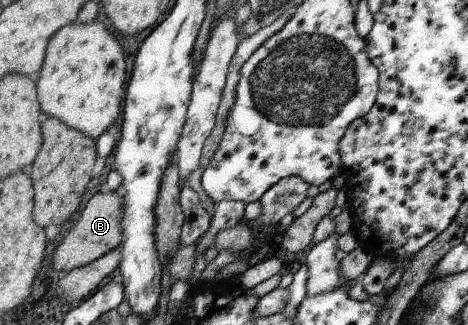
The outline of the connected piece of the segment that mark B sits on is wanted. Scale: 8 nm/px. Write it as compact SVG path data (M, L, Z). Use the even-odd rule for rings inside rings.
M95 190L85 204L86 207L82 209L78 221L54 251L52 268L57 272L66 269L72 271L90 265L123 244L124 198L122 195L117 191L104 193Z

